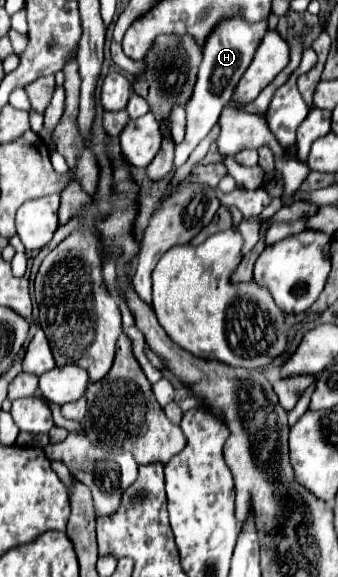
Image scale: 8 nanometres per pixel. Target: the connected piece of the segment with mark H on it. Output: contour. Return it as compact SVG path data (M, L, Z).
M227 18L223 26L215 26L211 32L211 38L207 38L203 46L203 62L199 68L197 84L193 90L193 98L187 102L187 132L185 140L177 144L175 148L175 166L183 166L189 158L189 154L195 150L195 146L211 132L215 122L219 120L221 110L231 98L233 88L237 86L239 78L251 64L251 58L263 40L263 34L269 30L269 20L267 22L243 22L243 18Z

